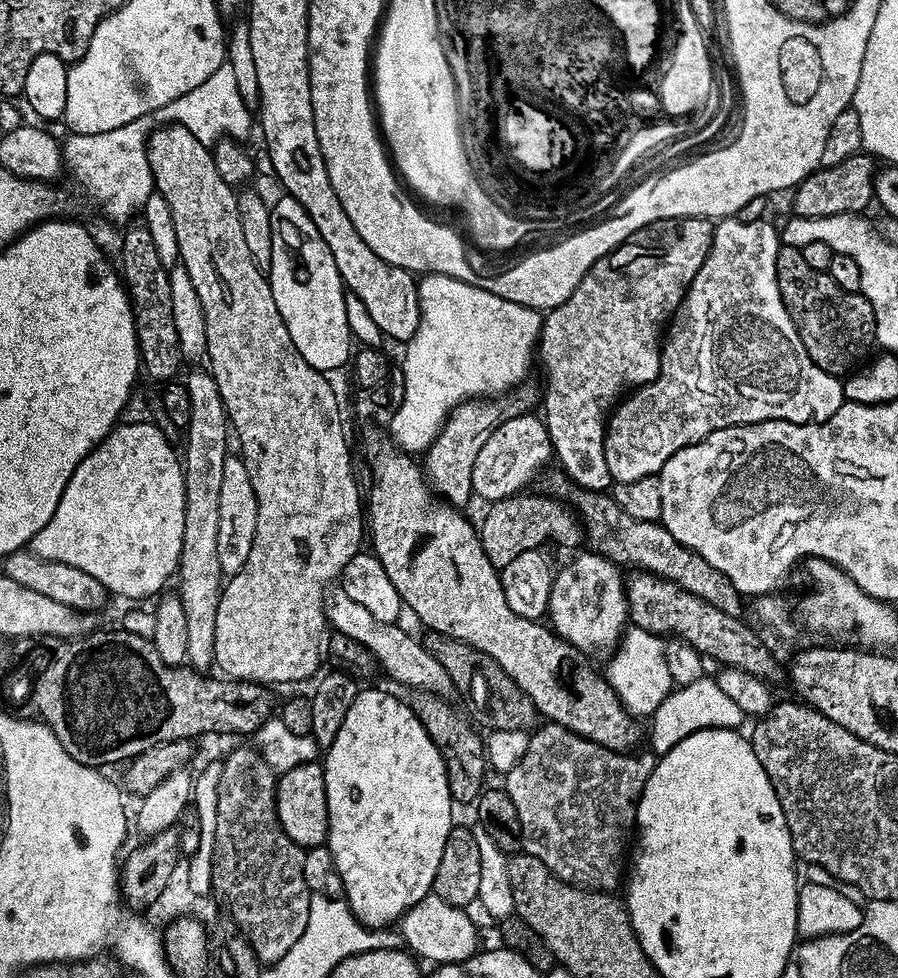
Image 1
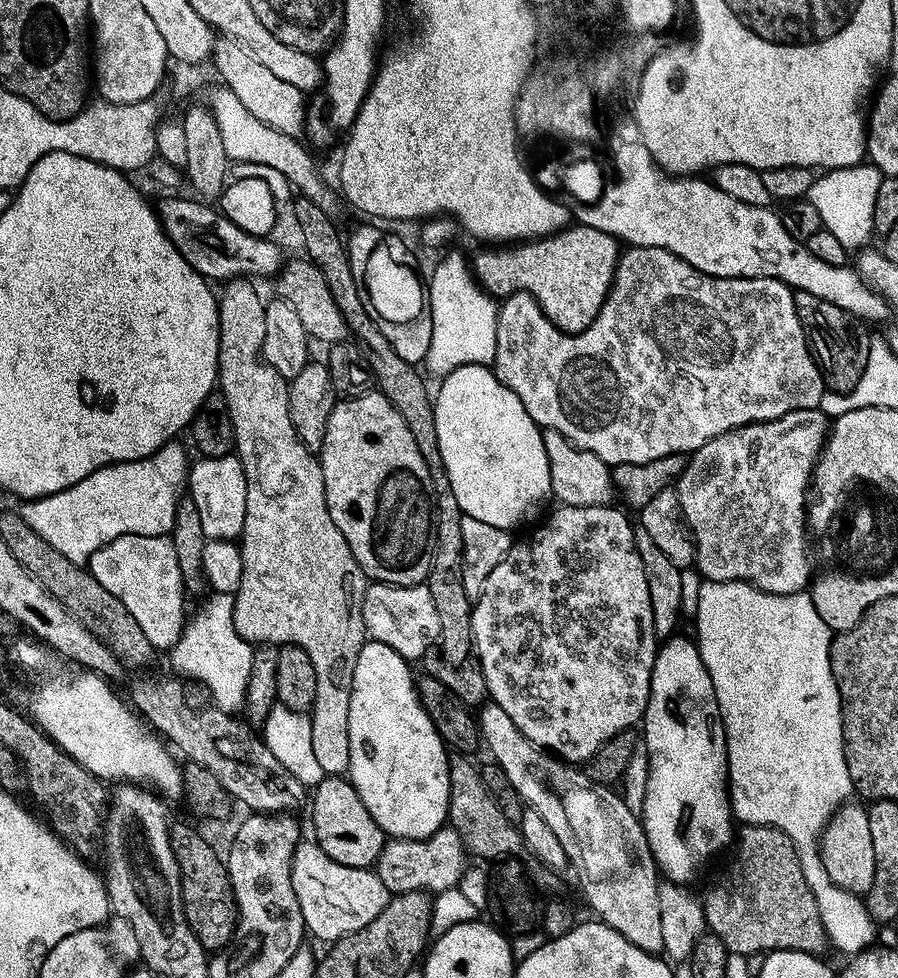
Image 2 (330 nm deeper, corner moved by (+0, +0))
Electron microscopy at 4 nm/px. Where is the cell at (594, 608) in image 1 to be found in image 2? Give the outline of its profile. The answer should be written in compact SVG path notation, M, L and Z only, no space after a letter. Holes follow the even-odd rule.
M607 503L590 506L565 504L557 507L557 512L550 513L548 521L537 532L530 533L525 540L517 539L506 554L506 558L502 558L502 562L498 562L498 566L490 570L490 578L486 578L486 586L482 586L479 596L475 597L470 618L472 647L477 658L480 659L480 669L486 678L491 703L497 704L510 714L511 721L518 726L530 743L576 766L591 760L610 738L614 738L619 732L629 731L643 721L644 711L650 698L650 682L658 647L646 570L635 548L633 521L628 521L618 509L608 507Z

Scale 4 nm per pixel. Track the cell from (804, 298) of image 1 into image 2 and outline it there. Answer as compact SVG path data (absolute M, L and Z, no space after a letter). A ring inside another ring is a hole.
M796 292L795 298L800 325L804 327L804 335L822 369L827 387L833 392L852 392L862 379L870 353L873 337L864 329L867 327L857 317L842 310L842 306L826 302L826 298L818 298L809 292Z

